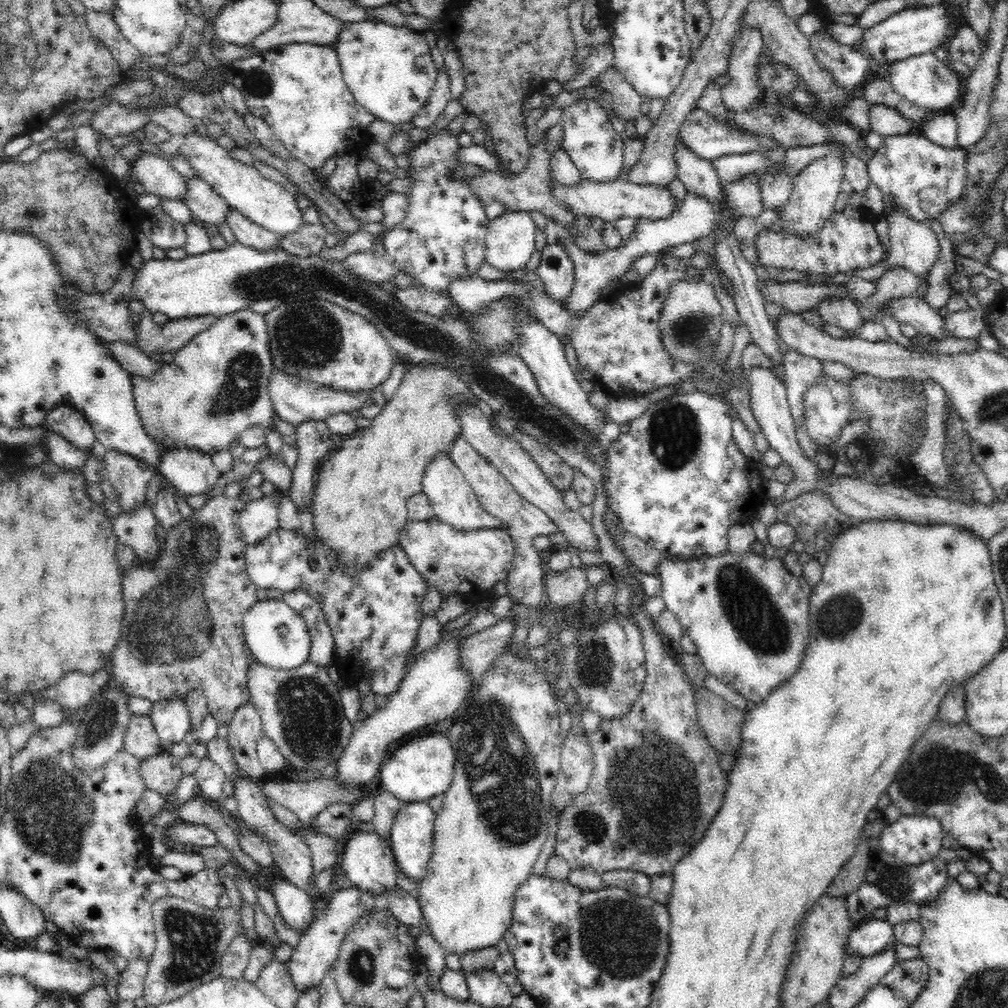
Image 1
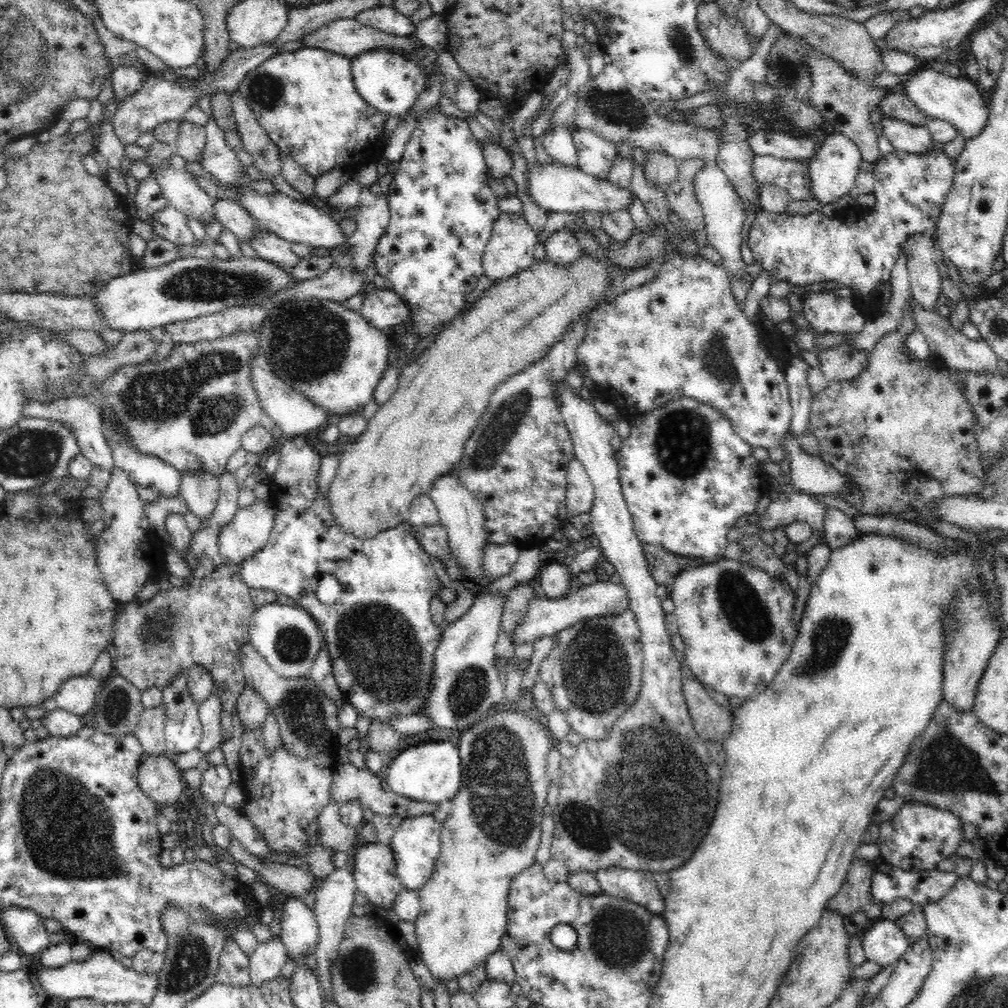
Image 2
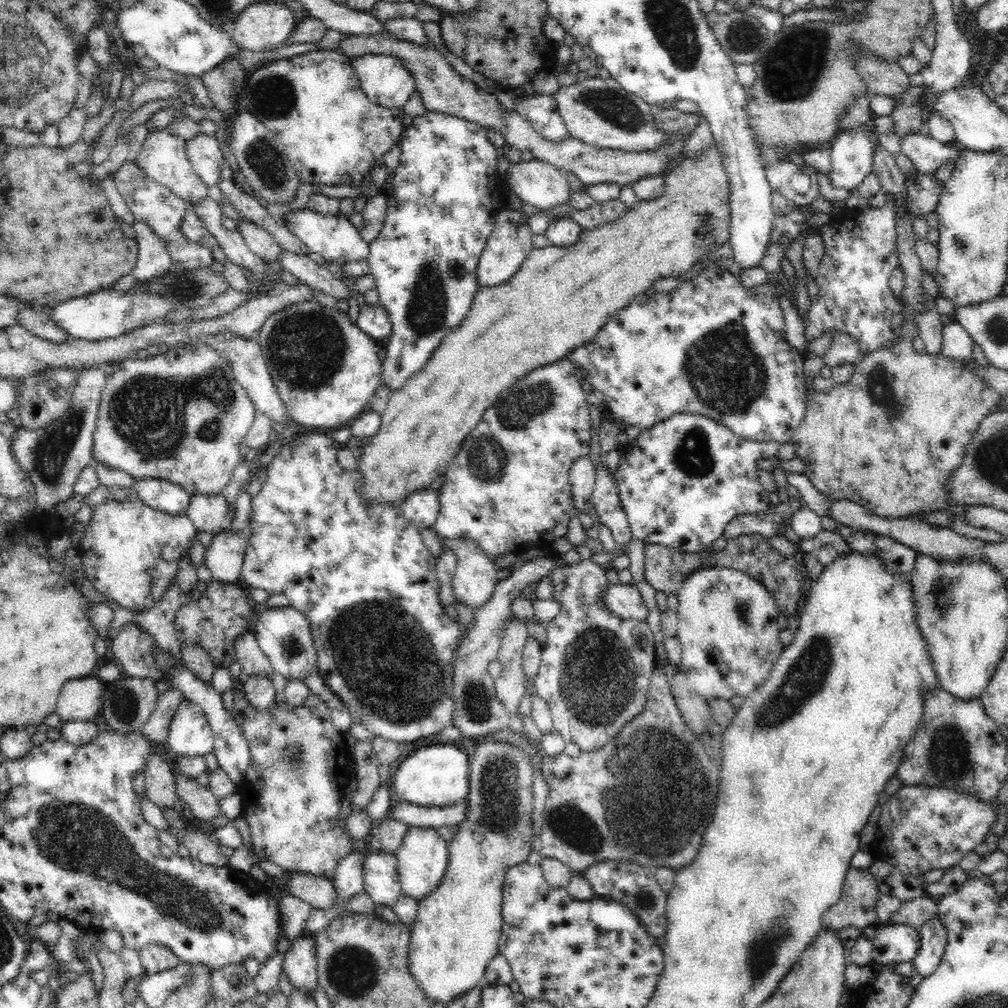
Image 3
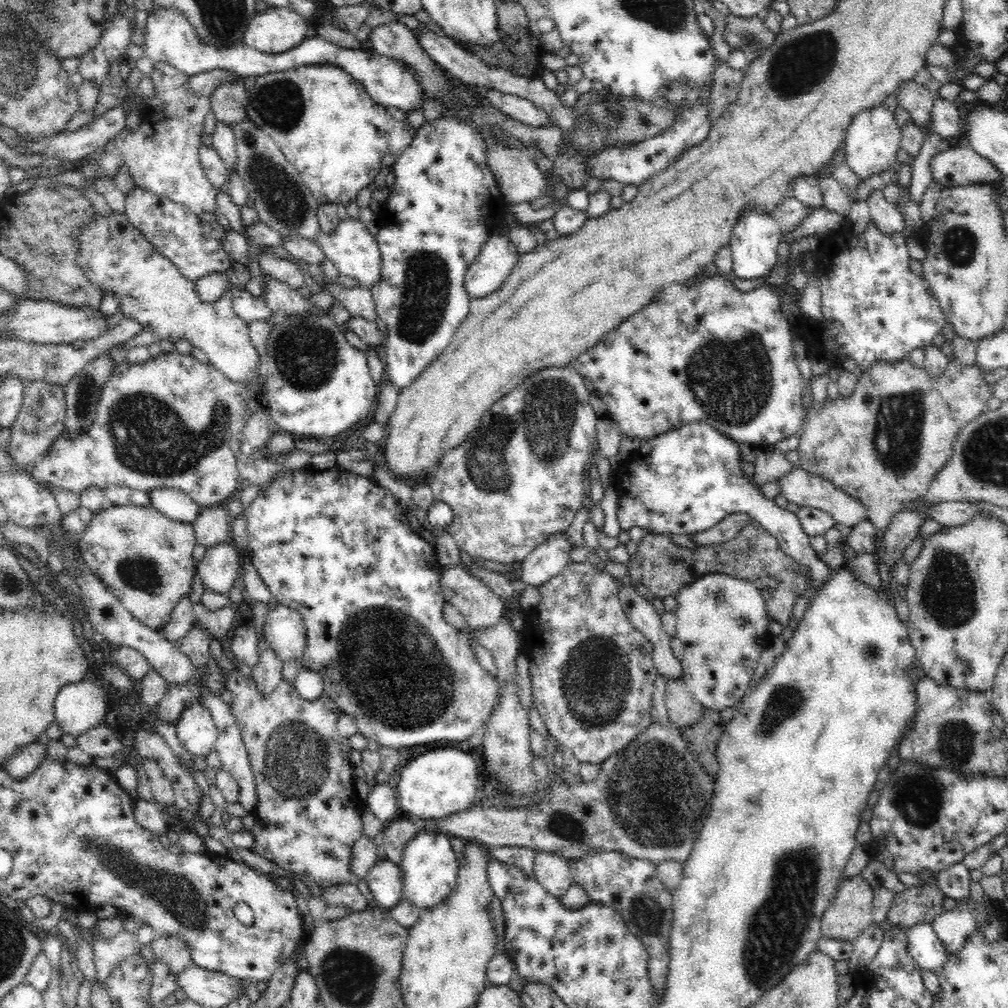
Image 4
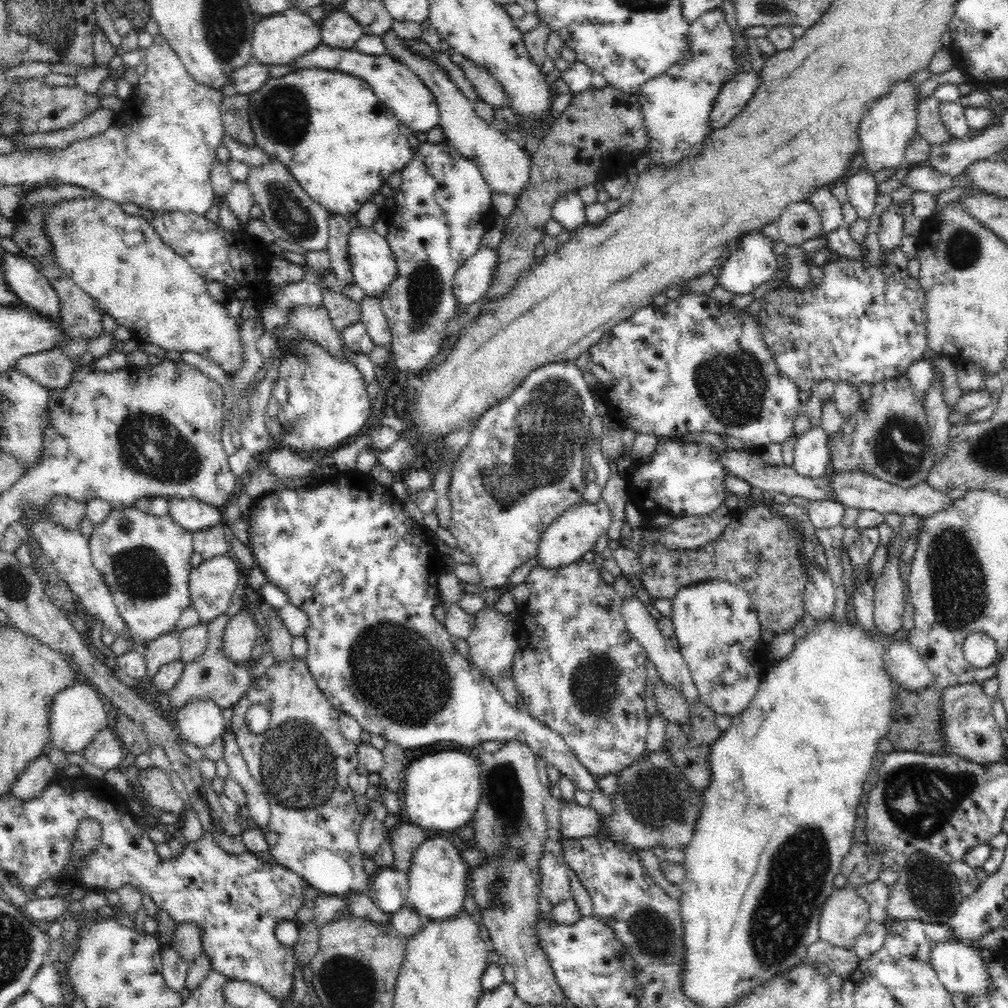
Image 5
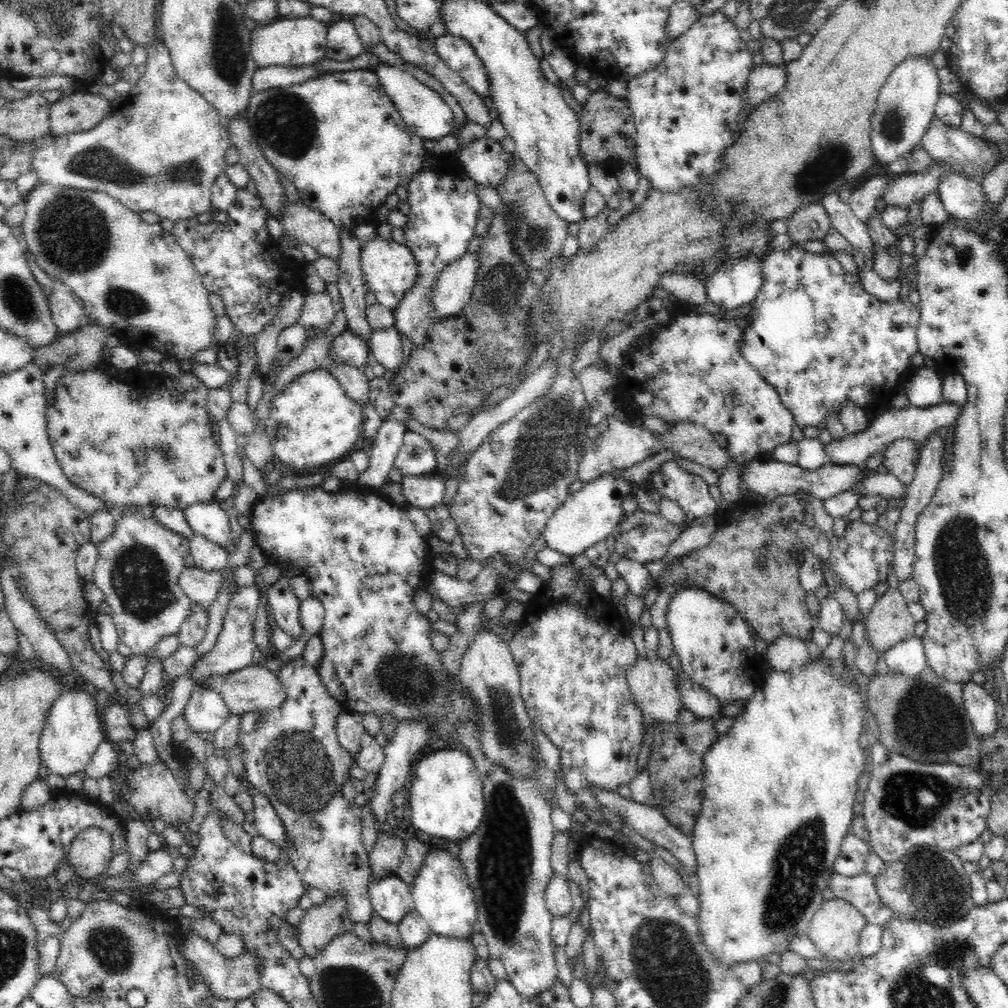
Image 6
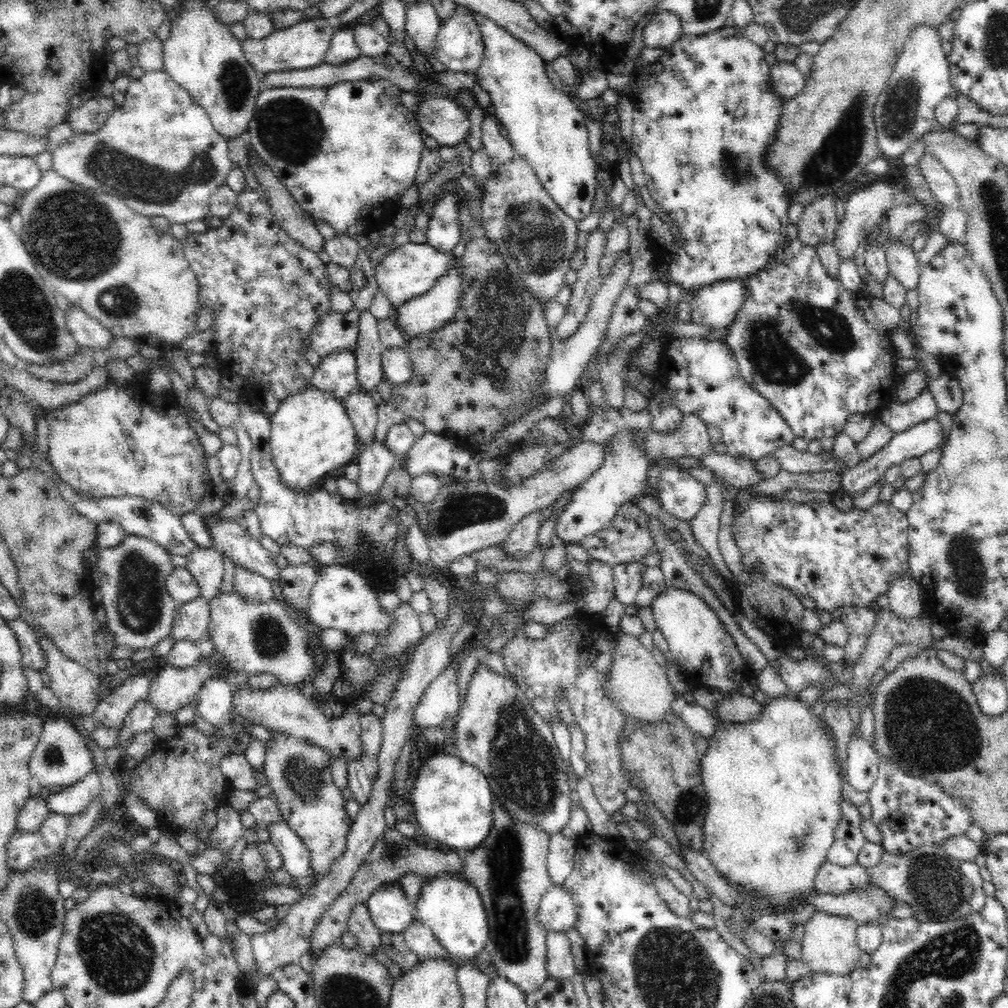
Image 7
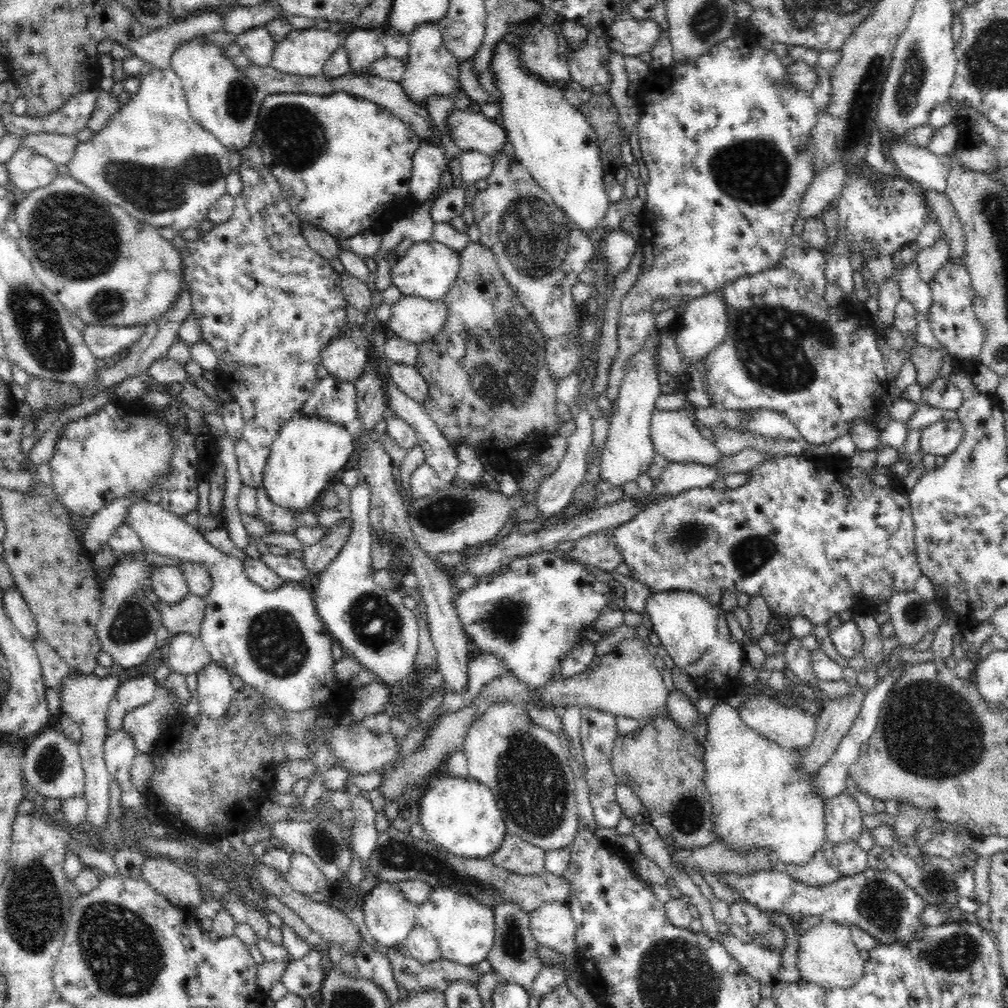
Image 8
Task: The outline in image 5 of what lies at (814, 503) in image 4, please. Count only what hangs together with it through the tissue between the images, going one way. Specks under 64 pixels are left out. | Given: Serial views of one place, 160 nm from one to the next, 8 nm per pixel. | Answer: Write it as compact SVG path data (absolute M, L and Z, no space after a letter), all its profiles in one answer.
M714 448L714 451L716 451L716 455L719 456L719 460L721 460L722 465L724 466L724 471L726 471L726 474L734 474L734 476L737 476L738 478L742 478L742 480L746 480L746 482L749 482L752 487L760 488L760 490L762 491L766 490L769 495L773 492L780 492L780 494L786 494L786 496L789 497L797 496L800 499L806 498L806 500L812 502L816 500L835 500L836 502L839 502L839 500L836 499L836 495L832 493L832 487L830 487L830 476L834 474L834 470L832 470L832 466L830 466L830 459L829 464L826 466L825 473L822 476L819 476L818 478L808 478L800 476L800 474L798 474L798 472L794 470L794 467L786 465L768 466L768 464L762 461L762 458L759 456L759 451L748 451L745 448L728 448L727 451L719 451L718 449Z

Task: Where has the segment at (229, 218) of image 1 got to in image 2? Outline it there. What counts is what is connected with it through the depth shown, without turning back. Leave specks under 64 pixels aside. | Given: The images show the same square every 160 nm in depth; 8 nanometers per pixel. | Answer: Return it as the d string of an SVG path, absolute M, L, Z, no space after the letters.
M269 231L254 232L251 239L250 247L256 252L259 259L275 263L286 270L296 267L300 261L300 258L291 250L292 244L276 234Z

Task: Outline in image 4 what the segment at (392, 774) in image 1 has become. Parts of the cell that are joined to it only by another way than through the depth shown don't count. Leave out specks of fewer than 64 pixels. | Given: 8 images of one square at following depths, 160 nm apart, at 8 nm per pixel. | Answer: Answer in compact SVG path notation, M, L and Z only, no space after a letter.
M438 748L417 755L400 770L397 785L400 812L408 814L419 823L468 810L475 802L478 776L482 767L478 756L466 754L456 748Z

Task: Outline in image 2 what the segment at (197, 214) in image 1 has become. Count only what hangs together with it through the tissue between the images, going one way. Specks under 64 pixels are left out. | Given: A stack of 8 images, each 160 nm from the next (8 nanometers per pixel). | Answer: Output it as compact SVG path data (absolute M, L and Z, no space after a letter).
M220 198L220 200L214 200L214 209L216 210L214 219L220 222L224 229L230 229L237 238L247 244L250 244L254 232L266 232L260 229L260 223L254 217L250 217L250 214L237 202Z

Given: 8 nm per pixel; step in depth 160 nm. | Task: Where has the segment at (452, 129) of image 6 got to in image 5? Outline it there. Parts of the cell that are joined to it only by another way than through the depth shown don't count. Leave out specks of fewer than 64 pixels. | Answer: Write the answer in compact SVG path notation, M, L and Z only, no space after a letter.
M322 41L314 50L295 58L292 68L322 68L351 74L363 78L375 92L377 99L385 104L402 123L406 123L413 131L428 133L432 127L439 124L438 103L428 87L406 65L393 59L390 55L364 54L362 51L352 49L332 48Z

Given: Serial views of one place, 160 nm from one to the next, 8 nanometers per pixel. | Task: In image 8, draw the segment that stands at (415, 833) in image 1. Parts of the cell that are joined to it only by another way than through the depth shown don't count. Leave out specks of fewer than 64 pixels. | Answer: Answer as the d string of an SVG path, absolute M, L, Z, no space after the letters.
M448 887L433 888L426 902L417 905L415 921L428 929L444 959L470 967L487 958L495 938L493 909L466 895L462 890Z

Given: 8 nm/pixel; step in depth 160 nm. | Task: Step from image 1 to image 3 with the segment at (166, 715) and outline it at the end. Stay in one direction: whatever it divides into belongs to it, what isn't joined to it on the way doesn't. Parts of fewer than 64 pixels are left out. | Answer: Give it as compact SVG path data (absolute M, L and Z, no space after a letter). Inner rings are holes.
M172 581L164 591L162 598L155 602L149 609L142 612L133 612L118 604L118 602L106 597L105 603L112 608L114 617L110 622L110 631L120 631L122 626L128 622L138 622L150 635L156 639L159 648L167 652L174 661L183 664L181 644L176 638L174 630L175 610L183 605L183 598L180 595L180 585ZM185 697L173 716L166 740L177 756L205 756L214 747L214 734L205 713Z

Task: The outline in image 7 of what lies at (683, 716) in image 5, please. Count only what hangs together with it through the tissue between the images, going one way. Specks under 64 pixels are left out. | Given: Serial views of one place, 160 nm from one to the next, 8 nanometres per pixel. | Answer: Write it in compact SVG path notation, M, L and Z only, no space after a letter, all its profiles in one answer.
M620 632L614 638L612 656L613 664L605 682L605 696L628 717L648 723L663 721L678 696L671 686L667 671L656 662L653 652L644 647L638 638Z

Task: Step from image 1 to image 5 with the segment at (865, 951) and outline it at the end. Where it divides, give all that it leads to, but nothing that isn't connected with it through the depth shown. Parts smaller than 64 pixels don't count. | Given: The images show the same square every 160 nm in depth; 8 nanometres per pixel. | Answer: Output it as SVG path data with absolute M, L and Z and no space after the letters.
M944 942L931 948L930 960L940 982L951 992L987 997L991 976L973 945Z

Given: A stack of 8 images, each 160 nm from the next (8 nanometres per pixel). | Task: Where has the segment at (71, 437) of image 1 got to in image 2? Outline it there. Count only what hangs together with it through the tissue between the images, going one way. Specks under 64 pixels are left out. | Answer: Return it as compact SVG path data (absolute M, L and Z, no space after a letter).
M68 397L55 400L53 403L40 403L34 400L26 400L22 406L22 417L46 418L48 420L59 420L70 427L75 434L81 453L90 460L94 467L100 467L108 472L116 468L114 456L112 456L108 441L103 433L101 413L96 408L91 397Z

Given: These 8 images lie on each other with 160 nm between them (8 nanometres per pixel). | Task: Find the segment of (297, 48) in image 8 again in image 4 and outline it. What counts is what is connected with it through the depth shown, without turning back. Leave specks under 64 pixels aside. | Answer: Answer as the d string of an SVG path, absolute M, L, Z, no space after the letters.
M269 6L250 19L242 41L260 52L277 55L306 40L311 35L311 24L292 9Z

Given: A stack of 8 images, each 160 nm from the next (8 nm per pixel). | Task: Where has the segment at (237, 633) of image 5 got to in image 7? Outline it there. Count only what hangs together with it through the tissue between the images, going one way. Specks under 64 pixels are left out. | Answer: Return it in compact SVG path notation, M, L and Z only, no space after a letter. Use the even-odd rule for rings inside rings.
M235 566L233 586L242 598L270 602L277 594L277 587L272 579L264 578L257 572L250 572L241 566ZM216 654L210 658L200 657L190 668L178 669L167 664L151 680L148 700L159 714L175 716L178 710L196 699L204 681L211 677L226 680L230 672L229 663L218 659Z

